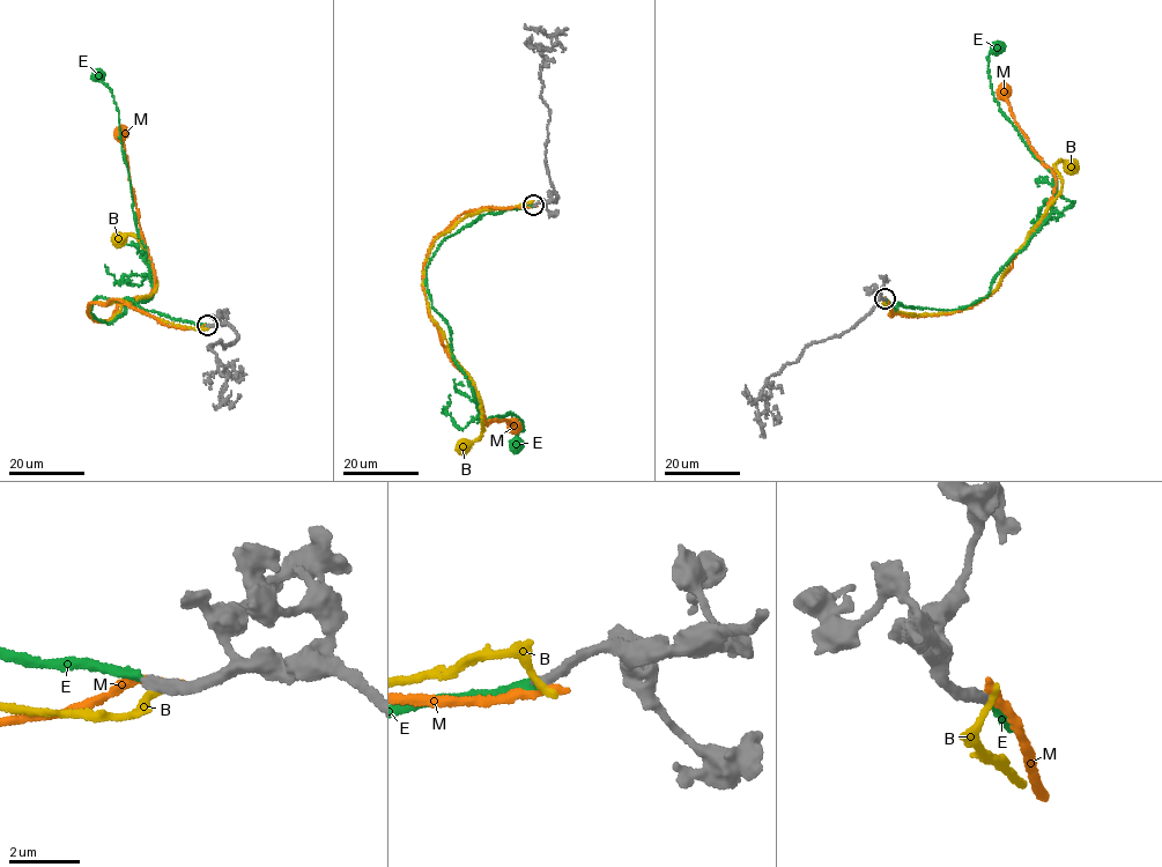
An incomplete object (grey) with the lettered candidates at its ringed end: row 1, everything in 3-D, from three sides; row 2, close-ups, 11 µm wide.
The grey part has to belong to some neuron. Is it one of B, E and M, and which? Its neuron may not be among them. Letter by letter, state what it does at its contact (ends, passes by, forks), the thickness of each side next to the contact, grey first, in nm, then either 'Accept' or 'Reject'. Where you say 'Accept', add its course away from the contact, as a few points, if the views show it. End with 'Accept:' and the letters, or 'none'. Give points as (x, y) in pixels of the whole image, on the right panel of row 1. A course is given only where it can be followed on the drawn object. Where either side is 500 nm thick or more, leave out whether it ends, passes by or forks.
B: It ends there. Thickness 340 nm (grey) against 240 nm. Reject
E: It ends there. Thickness 320 nm (grey) against 240 nm. Accept. Its course: (885, 298), (894, 310), (970, 305), (986, 296), (1049, 216), (1055, 177), (1000, 110), (986, 57), (996, 49)
M: It ends there. Thickness 320 nm (grey) against 300 nm. Reject
Accept: E

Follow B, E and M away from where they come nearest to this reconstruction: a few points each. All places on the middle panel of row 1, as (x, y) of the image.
B: (533, 205), (464, 216), (437, 237), (424, 266), (430, 317), (476, 387), (482, 413), (482, 431), (463, 447)
E: (534, 205), (483, 214), (446, 236), (427, 268), (431, 306), (480, 419), (517, 416), (516, 443)
M: (534, 205), (458, 215), (431, 243), (423, 269), (430, 318), (473, 386), (487, 425), (505, 420), (513, 428)

